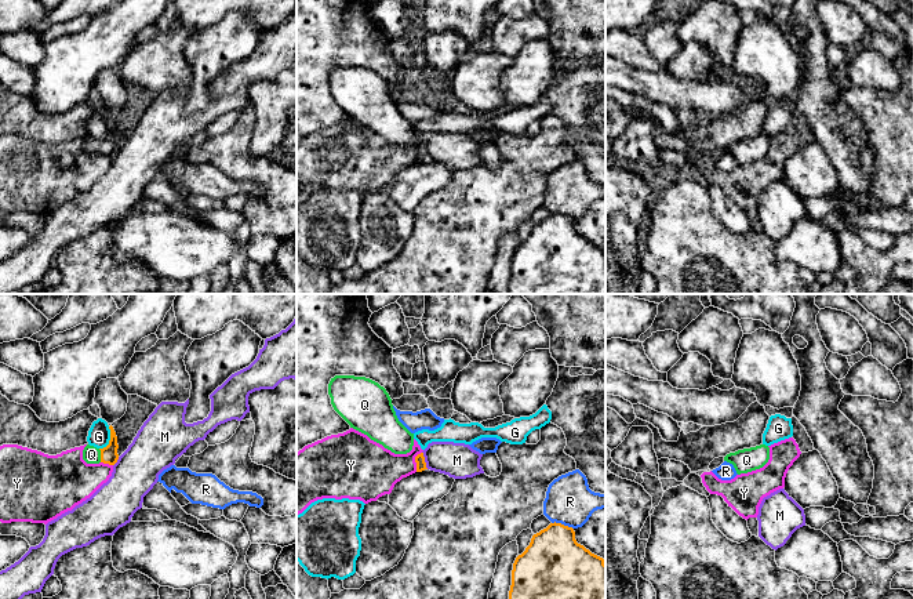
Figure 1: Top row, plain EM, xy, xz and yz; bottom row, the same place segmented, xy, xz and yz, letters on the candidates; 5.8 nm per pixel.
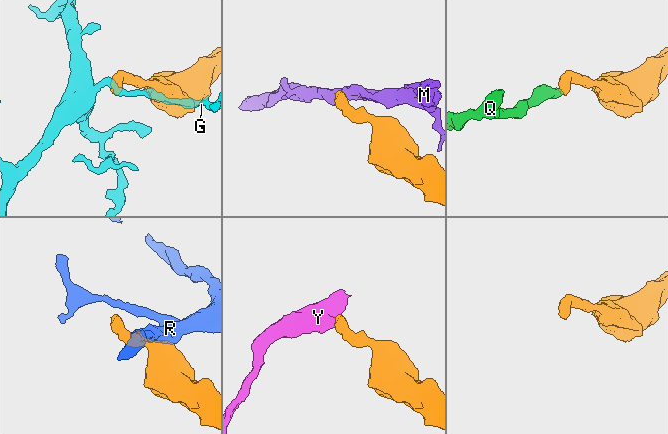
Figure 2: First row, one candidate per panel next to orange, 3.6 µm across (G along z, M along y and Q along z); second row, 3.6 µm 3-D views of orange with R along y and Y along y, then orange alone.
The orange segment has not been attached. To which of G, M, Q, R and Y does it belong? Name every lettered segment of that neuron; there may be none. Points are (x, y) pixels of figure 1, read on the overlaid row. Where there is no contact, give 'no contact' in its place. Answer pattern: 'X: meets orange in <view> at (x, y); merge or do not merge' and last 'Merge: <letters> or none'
G: meets orange in xy at (111, 439); do not merge
M: meets orange in xz at (424, 460); do not merge
Q: meets orange in xy at (101, 456); merge
R: meets orange in xz at (563, 525); do not merge
Y: meets orange in xz at (415, 461); do not merge
Merge: Q

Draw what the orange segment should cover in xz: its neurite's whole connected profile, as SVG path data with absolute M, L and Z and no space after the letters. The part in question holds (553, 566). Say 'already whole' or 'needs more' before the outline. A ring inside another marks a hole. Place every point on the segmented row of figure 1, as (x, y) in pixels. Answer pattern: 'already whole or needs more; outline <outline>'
already whole; outline M550 523L513 563L509 599L605 599L605 563L575 540L572 527Z

